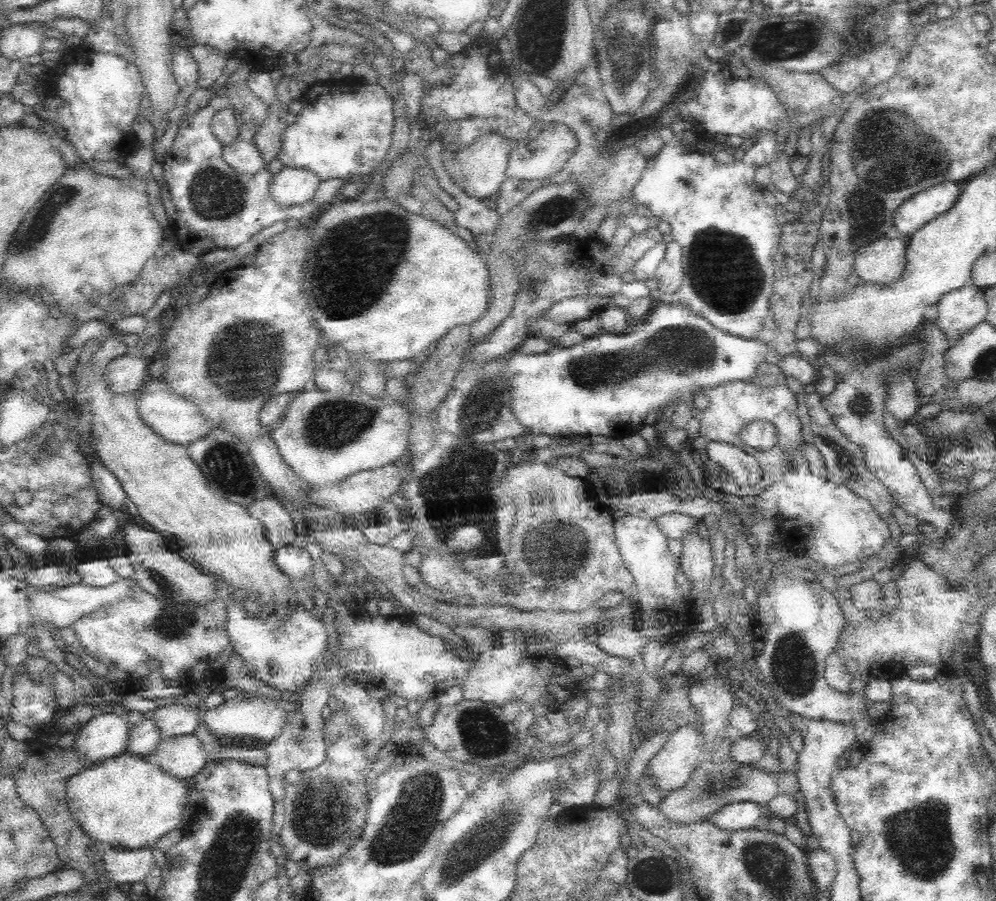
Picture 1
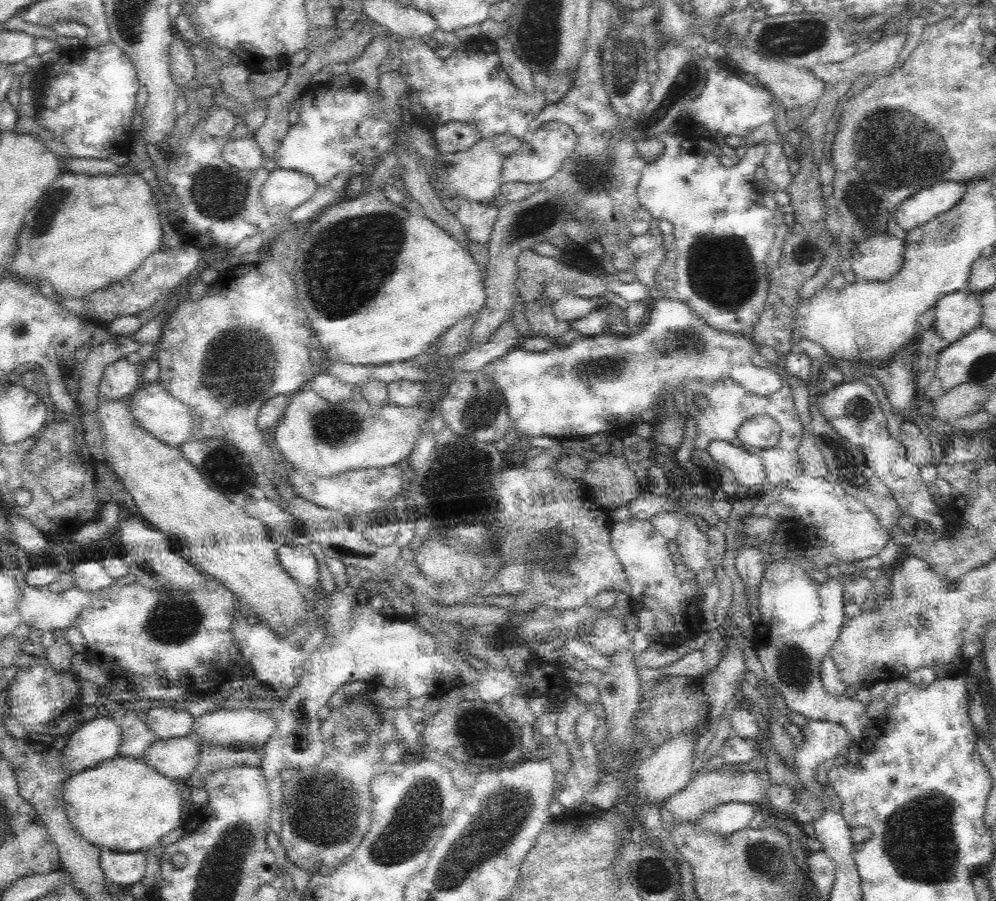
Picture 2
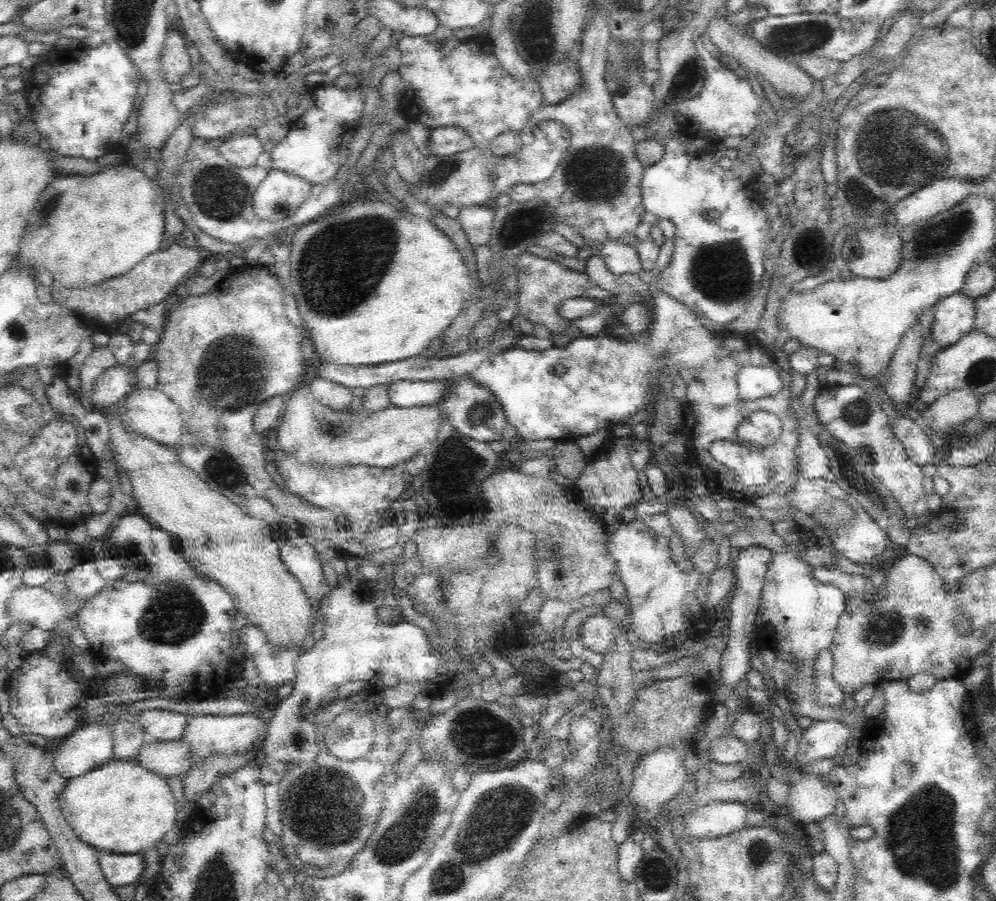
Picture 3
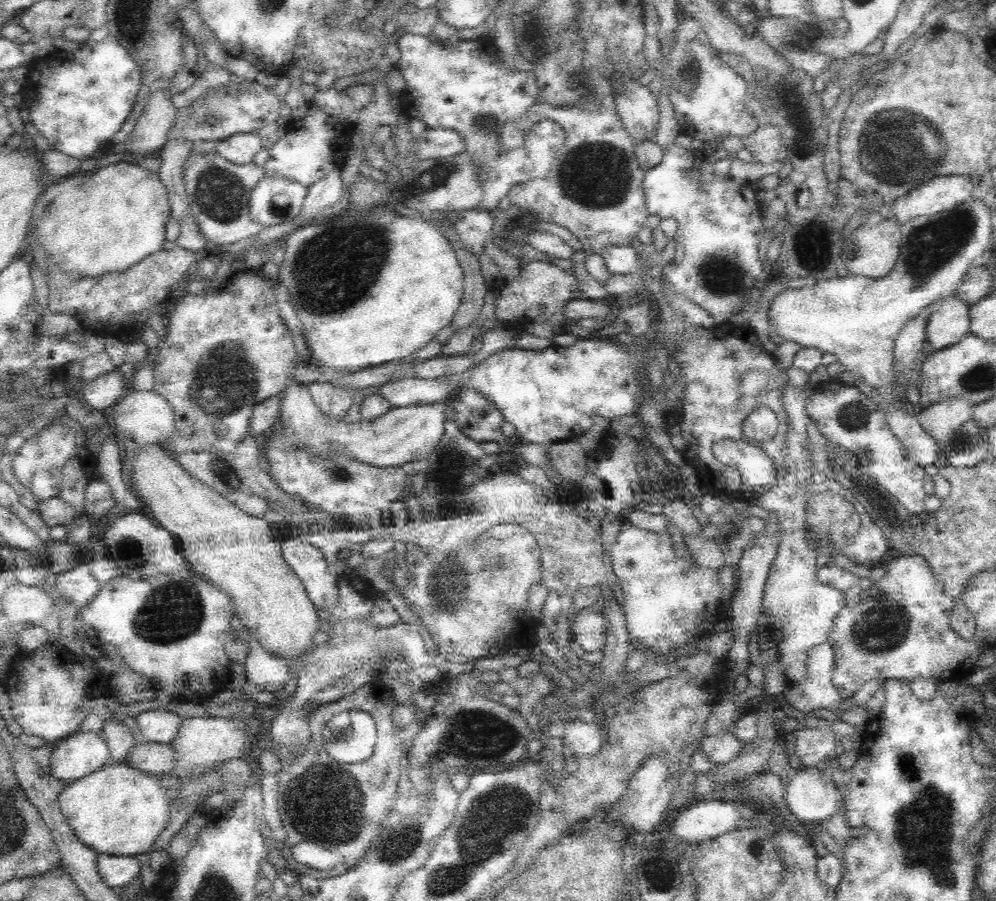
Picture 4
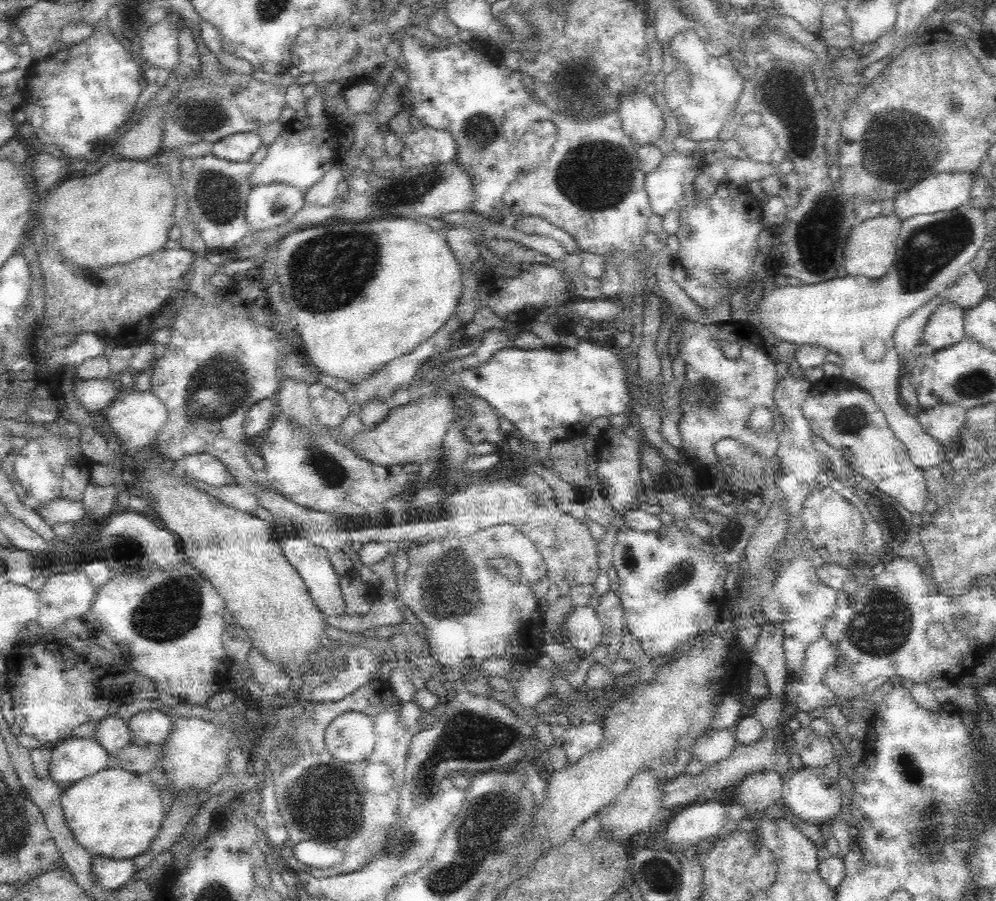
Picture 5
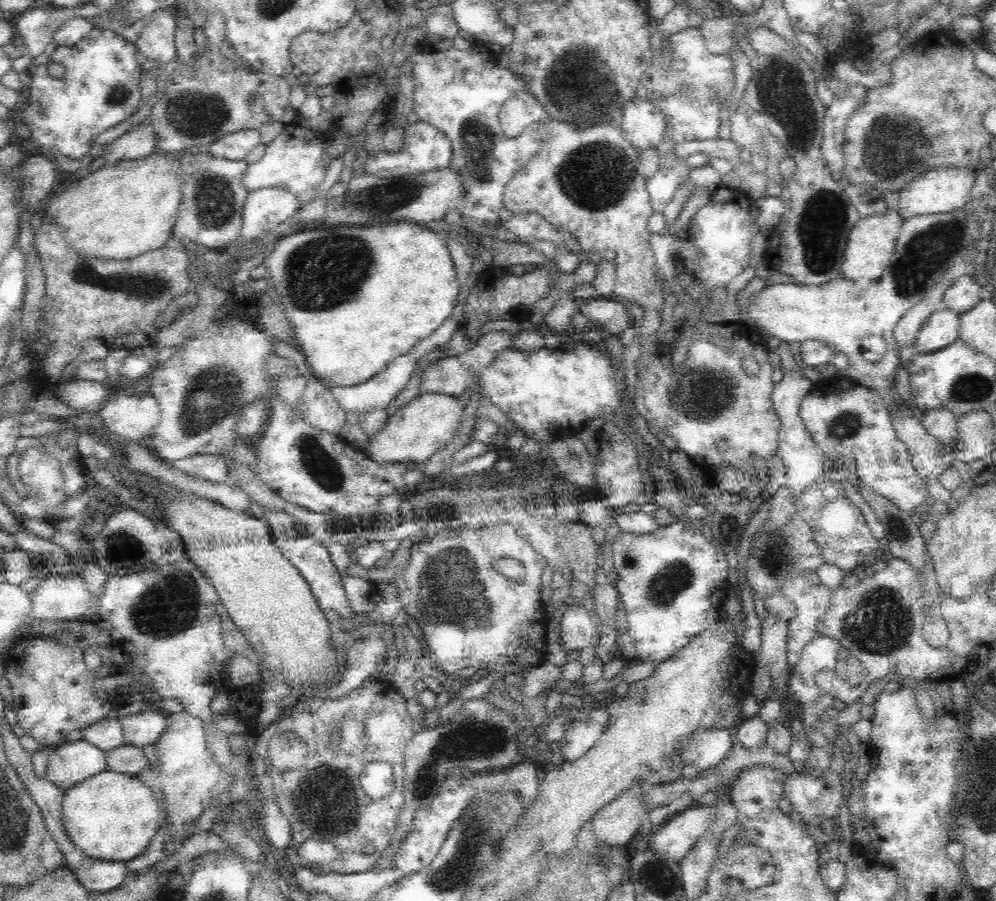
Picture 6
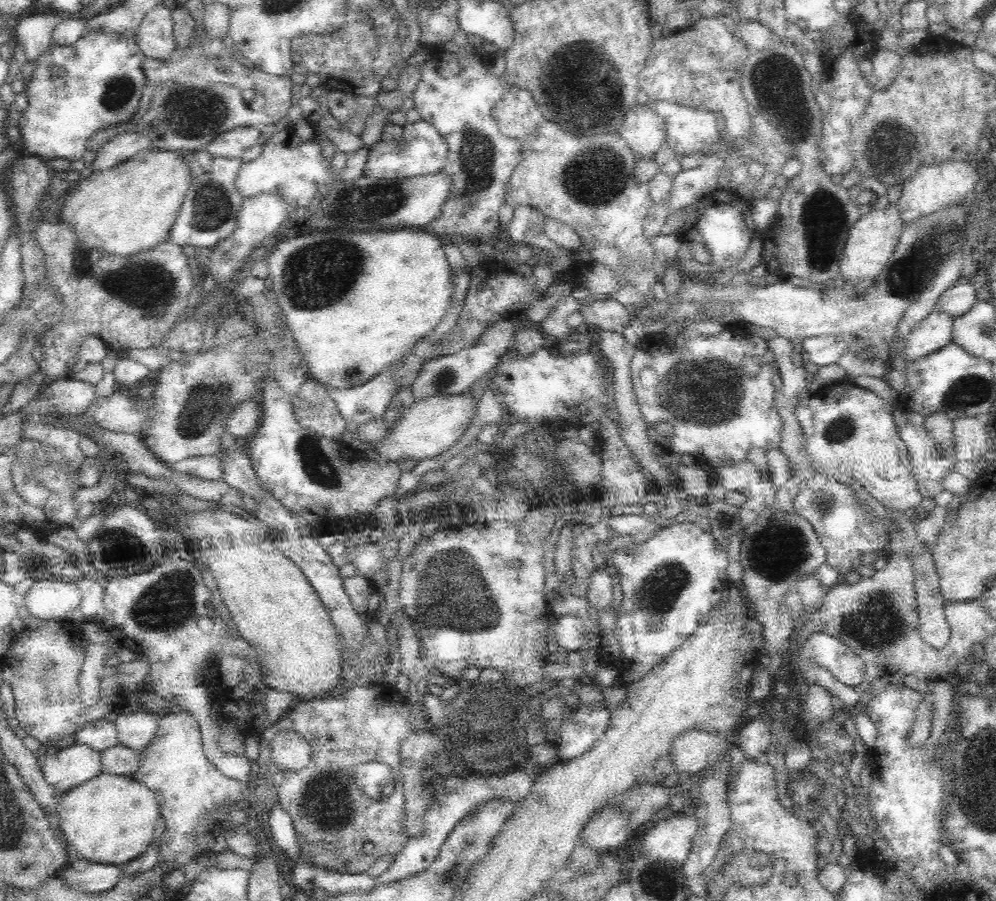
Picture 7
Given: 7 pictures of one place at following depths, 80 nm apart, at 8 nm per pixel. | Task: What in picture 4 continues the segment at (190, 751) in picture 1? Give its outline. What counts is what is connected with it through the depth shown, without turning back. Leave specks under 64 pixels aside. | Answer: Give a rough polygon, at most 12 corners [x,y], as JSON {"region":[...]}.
{"region":[[140,741],[124,761],[159,777],[170,774],[171,744]]}

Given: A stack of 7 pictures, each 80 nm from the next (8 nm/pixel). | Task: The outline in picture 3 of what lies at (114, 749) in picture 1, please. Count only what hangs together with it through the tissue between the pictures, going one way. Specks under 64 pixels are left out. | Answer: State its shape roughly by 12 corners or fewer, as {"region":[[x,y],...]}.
{"region":[[82,724],[54,751],[73,779],[113,760],[112,727]]}

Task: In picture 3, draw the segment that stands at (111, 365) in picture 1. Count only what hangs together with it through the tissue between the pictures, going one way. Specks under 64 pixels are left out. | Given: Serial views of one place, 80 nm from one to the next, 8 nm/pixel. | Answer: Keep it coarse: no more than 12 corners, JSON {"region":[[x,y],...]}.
{"region":[[124,364],[100,374],[90,392],[93,409],[118,406],[134,384]]}

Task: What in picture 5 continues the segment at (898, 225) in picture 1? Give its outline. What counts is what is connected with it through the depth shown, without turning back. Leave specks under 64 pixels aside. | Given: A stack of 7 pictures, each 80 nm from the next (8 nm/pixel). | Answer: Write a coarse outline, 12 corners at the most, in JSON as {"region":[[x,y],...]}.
{"region":[[934,172],[896,198],[896,217],[972,202],[970,172]]}

